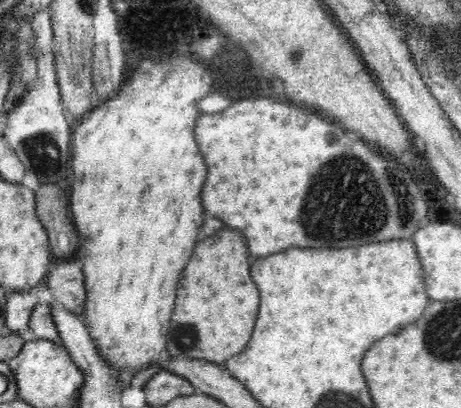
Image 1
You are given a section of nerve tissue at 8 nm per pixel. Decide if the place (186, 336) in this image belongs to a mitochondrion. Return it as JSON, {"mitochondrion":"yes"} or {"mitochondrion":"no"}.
{"mitochondrion":"yes"}

